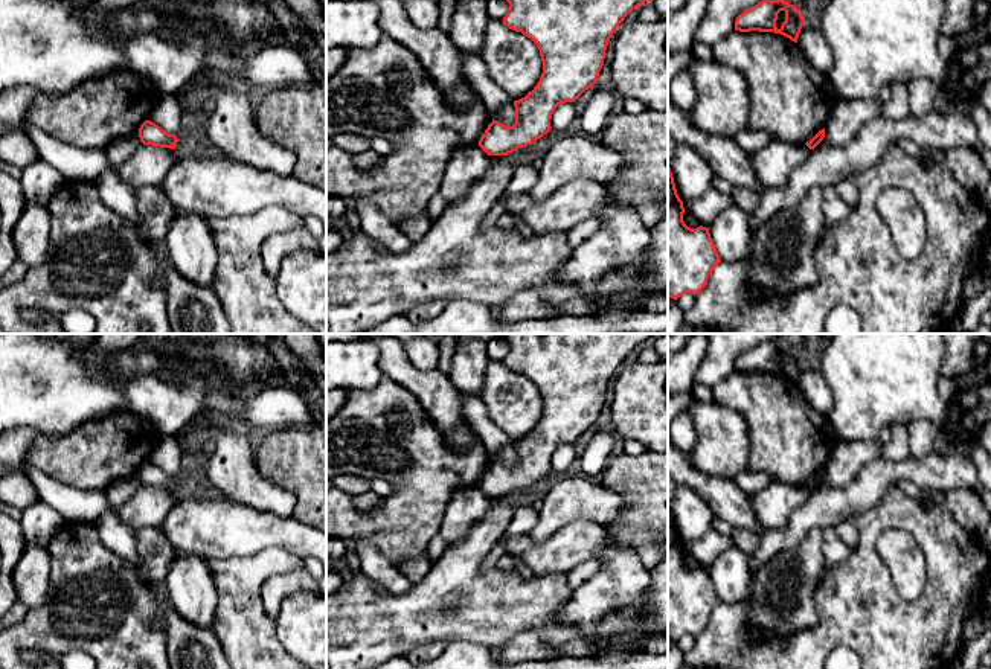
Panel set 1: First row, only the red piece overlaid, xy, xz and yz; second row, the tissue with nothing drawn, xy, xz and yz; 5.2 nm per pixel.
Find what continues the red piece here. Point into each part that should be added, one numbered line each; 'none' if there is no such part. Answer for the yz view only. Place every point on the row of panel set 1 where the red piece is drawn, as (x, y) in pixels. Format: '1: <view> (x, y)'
none

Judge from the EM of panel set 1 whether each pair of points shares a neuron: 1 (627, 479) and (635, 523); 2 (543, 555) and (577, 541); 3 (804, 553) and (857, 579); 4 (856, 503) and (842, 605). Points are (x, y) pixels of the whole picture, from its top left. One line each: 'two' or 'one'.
1: one
2: one
3: two
4: two

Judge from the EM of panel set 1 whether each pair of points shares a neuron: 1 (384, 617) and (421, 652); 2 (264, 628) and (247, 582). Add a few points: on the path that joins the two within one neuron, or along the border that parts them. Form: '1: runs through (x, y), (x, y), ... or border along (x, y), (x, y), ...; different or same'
1: border along (445, 642), (430, 642), (404, 652); different
2: runs through (253, 617), (247, 611), (247, 593); same

